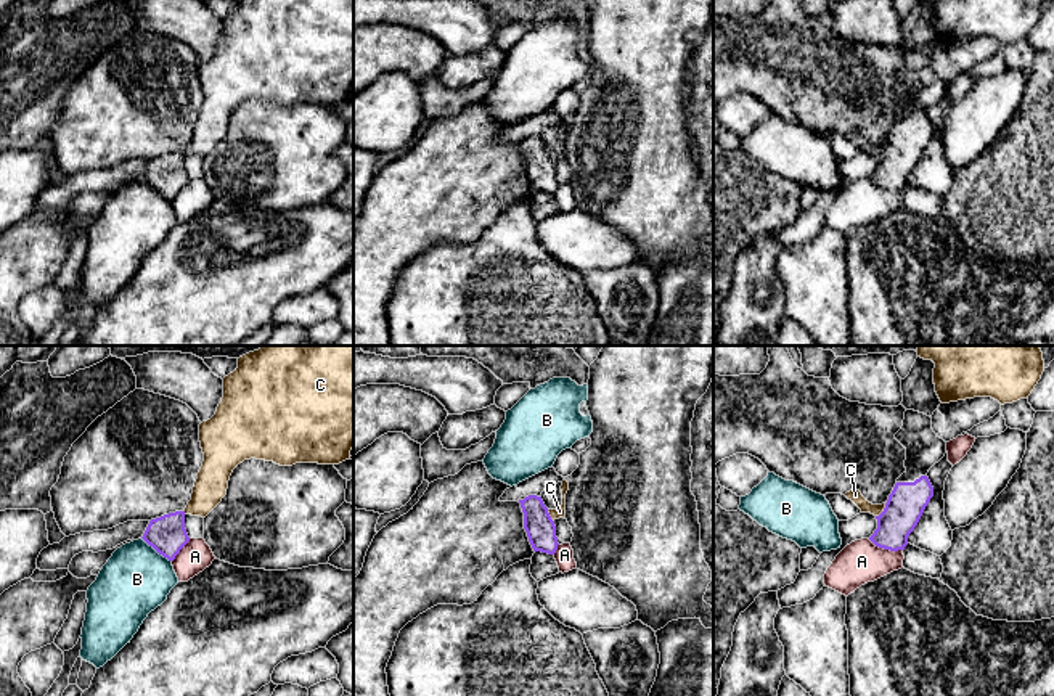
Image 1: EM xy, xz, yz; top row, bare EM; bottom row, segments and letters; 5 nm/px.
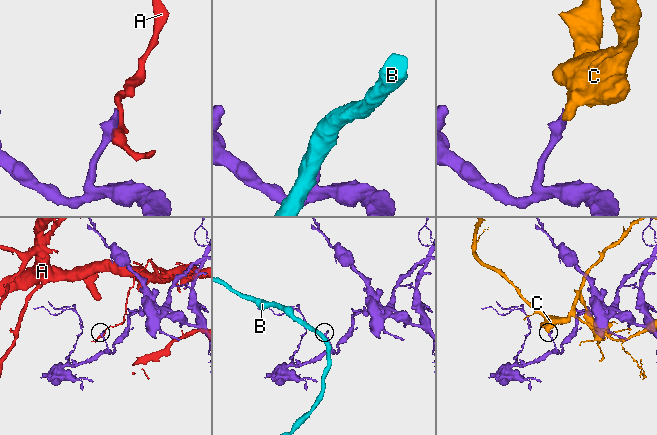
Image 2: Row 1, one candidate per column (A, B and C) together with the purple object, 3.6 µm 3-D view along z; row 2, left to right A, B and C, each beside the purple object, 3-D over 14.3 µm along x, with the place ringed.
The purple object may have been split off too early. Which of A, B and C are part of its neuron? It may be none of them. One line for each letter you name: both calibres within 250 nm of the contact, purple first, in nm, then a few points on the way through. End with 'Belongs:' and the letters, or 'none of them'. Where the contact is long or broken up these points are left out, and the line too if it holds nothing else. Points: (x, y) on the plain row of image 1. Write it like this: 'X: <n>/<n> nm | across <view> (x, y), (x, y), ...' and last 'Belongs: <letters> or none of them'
Belongs: none of them

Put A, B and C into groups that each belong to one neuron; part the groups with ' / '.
A / B / C

